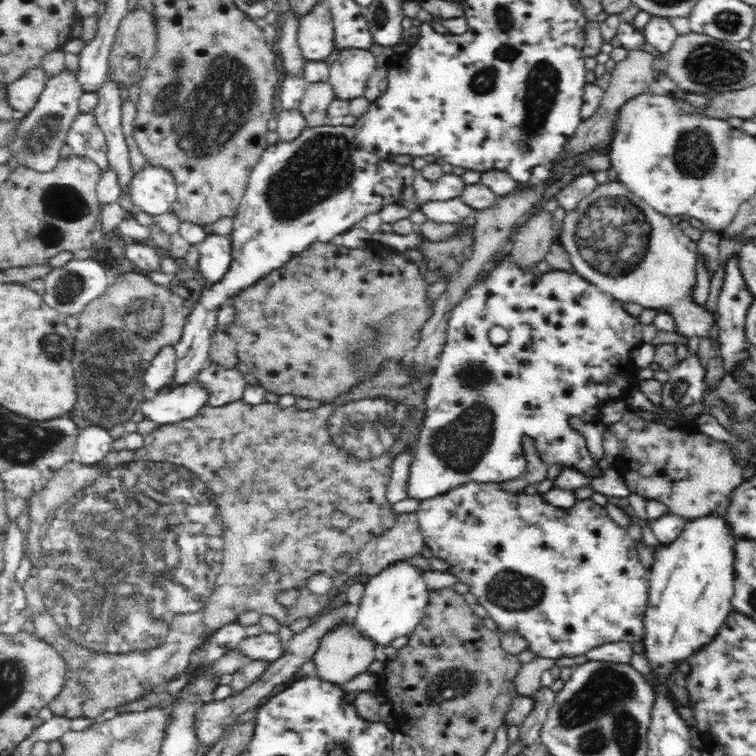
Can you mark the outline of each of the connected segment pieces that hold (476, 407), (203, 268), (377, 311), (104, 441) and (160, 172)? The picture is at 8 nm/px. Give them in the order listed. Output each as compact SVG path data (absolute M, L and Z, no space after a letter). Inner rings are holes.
M510 257L506 258L500 266L494 267L486 280L475 282L468 289L464 300L454 308L450 320L448 320L447 343L437 360L435 374L429 385L430 392L426 402L427 417L424 420L417 443L410 448L416 451L416 456L414 456L410 468L408 496L428 500L436 498L436 496L442 496L454 490L454 488L468 483L499 484L506 482L506 480L520 478L527 467L524 446L522 446L524 436L530 436L530 438L534 439L537 457L546 466L561 466L562 469L571 468L584 475L592 472L597 467L597 462L594 455L592 455L592 451L590 451L587 437L583 434L581 426L599 422L603 405L613 400L622 399L625 393L635 385L637 375L631 352L635 347L644 344L642 340L644 324L639 321L639 317L627 313L621 304L622 301L600 292L596 286L592 286L588 280L582 278L578 273L568 274L567 272L552 269L537 276L533 272L520 270L511 261ZM492 326L506 328L510 336L510 342L506 346L490 343L488 331Z
M210 233L199 243L198 270L205 280L220 280L230 259L231 242L228 236Z
M332 243L312 244L308 250L293 254L284 268L274 270L254 284L254 287L244 290L240 296L232 300L236 307L236 322L228 330L228 334L237 342L237 355L252 372L259 383L264 385L268 392L281 396L290 394L291 397L308 397L321 403L330 402L334 396L346 392L352 385L360 384L361 381L376 374L380 362L384 357L394 357L401 360L406 352L413 349L419 343L419 332L424 321L430 316L432 304L425 300L425 292L428 288L424 279L418 272L416 263L404 259L399 252L382 251L374 253L368 249L351 249L344 246L336 246Z
M92 424L79 433L75 459L84 464L100 462L108 453L114 451L114 441L110 432Z
M147 162L128 184L128 191L137 209L153 216L171 210L177 190L175 174L164 165L152 162Z

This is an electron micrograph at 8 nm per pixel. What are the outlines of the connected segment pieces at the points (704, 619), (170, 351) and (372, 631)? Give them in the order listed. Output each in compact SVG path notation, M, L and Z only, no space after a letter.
M708 513L706 516L688 519L682 534L668 546L660 546L654 554L654 562L649 570L650 606L646 612L646 636L642 641L644 653L654 669L665 682L666 674L675 669L676 662L685 660L694 650L700 650L702 644L711 640L711 636L720 628L725 616L735 610L732 604L736 578L736 527L724 514Z
M174 346L162 348L149 364L144 376L145 385L159 393L170 390L177 376L177 362L177 352Z
M404 558L388 563L380 572L369 577L354 621L376 639L376 644L390 644L393 639L412 632L422 620L431 596L424 573L420 566L412 564L410 558Z

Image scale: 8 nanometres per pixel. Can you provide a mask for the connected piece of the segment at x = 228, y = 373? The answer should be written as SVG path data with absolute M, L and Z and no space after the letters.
M212 361L198 373L195 381L198 383L198 389L206 393L206 405L210 406L222 406L234 400L241 400L247 388L244 374L241 374L236 366L227 368Z

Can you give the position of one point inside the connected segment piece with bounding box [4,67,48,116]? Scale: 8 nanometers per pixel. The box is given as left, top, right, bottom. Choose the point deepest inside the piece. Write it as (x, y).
(21, 94)

